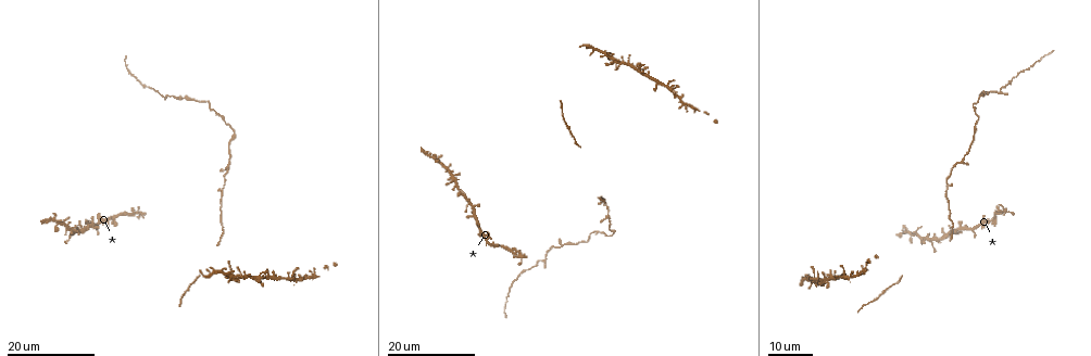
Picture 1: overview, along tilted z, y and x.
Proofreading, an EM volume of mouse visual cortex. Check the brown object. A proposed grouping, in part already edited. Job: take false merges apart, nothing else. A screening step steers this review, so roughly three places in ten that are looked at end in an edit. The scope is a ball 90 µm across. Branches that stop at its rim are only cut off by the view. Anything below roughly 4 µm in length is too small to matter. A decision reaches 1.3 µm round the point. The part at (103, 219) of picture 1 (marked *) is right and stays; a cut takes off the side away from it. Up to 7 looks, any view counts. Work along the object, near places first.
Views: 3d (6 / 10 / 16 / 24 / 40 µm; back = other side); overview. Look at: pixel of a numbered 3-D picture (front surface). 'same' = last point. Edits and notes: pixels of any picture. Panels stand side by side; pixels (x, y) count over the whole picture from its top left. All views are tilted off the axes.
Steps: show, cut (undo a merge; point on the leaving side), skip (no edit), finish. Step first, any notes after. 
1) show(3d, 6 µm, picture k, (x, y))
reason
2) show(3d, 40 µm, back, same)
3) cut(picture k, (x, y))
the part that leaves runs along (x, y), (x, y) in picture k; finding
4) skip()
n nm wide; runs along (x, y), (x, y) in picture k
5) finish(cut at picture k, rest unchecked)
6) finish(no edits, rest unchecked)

show(3d, 24 µm, picture 1, (144, 213))
thin arm on a thick one

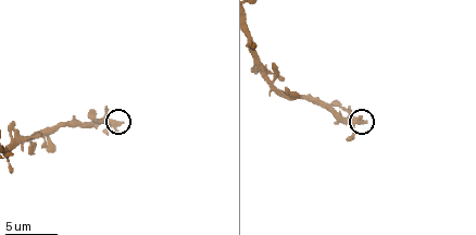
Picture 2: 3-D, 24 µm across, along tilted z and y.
show(3d, 6 µm, picture 2, (357, 122))

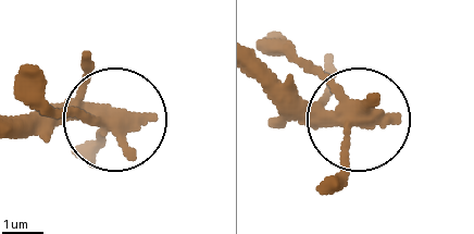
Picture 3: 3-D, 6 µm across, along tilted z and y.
skip()
runs along (17, 127), (108, 122), (83, 156) in picture 3; one neuron here

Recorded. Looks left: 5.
show(3d, 24 µm, picture 1, (1000, 91))
side arm on a straight run

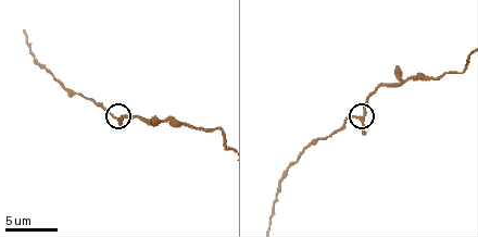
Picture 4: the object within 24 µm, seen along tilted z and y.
show(3d, 6 µm, picture 4, (364, 117))

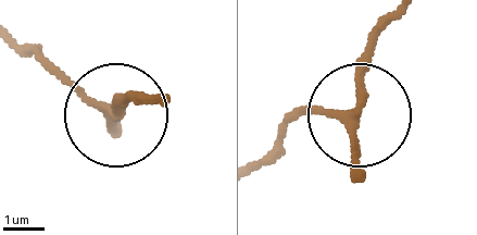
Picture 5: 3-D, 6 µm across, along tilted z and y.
show(3d, 6 µm, back, picture 5, (356, 111))

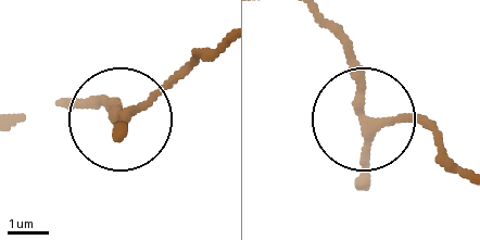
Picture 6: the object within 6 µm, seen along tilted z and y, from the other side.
skip()
continuous, no second neuron

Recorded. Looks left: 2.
show(3d, 24 µm, picture 1, (949, 185))
three-way junction

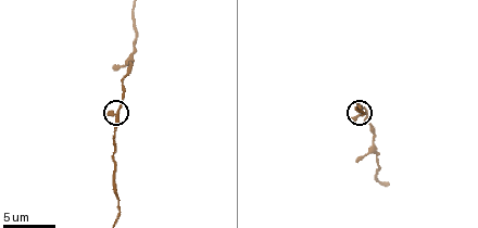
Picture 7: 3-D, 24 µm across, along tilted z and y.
show(3d, 10 µm, picture 7, (117, 113))
zoom in

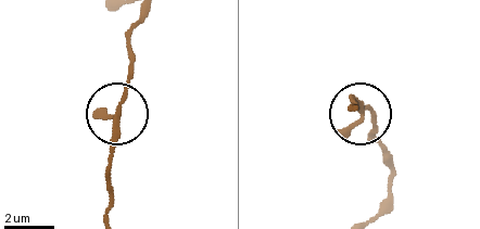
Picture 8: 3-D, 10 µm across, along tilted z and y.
skip()
3 arms; continuous, no second neuron

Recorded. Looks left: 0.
finish(no edits, rest unchecked)

